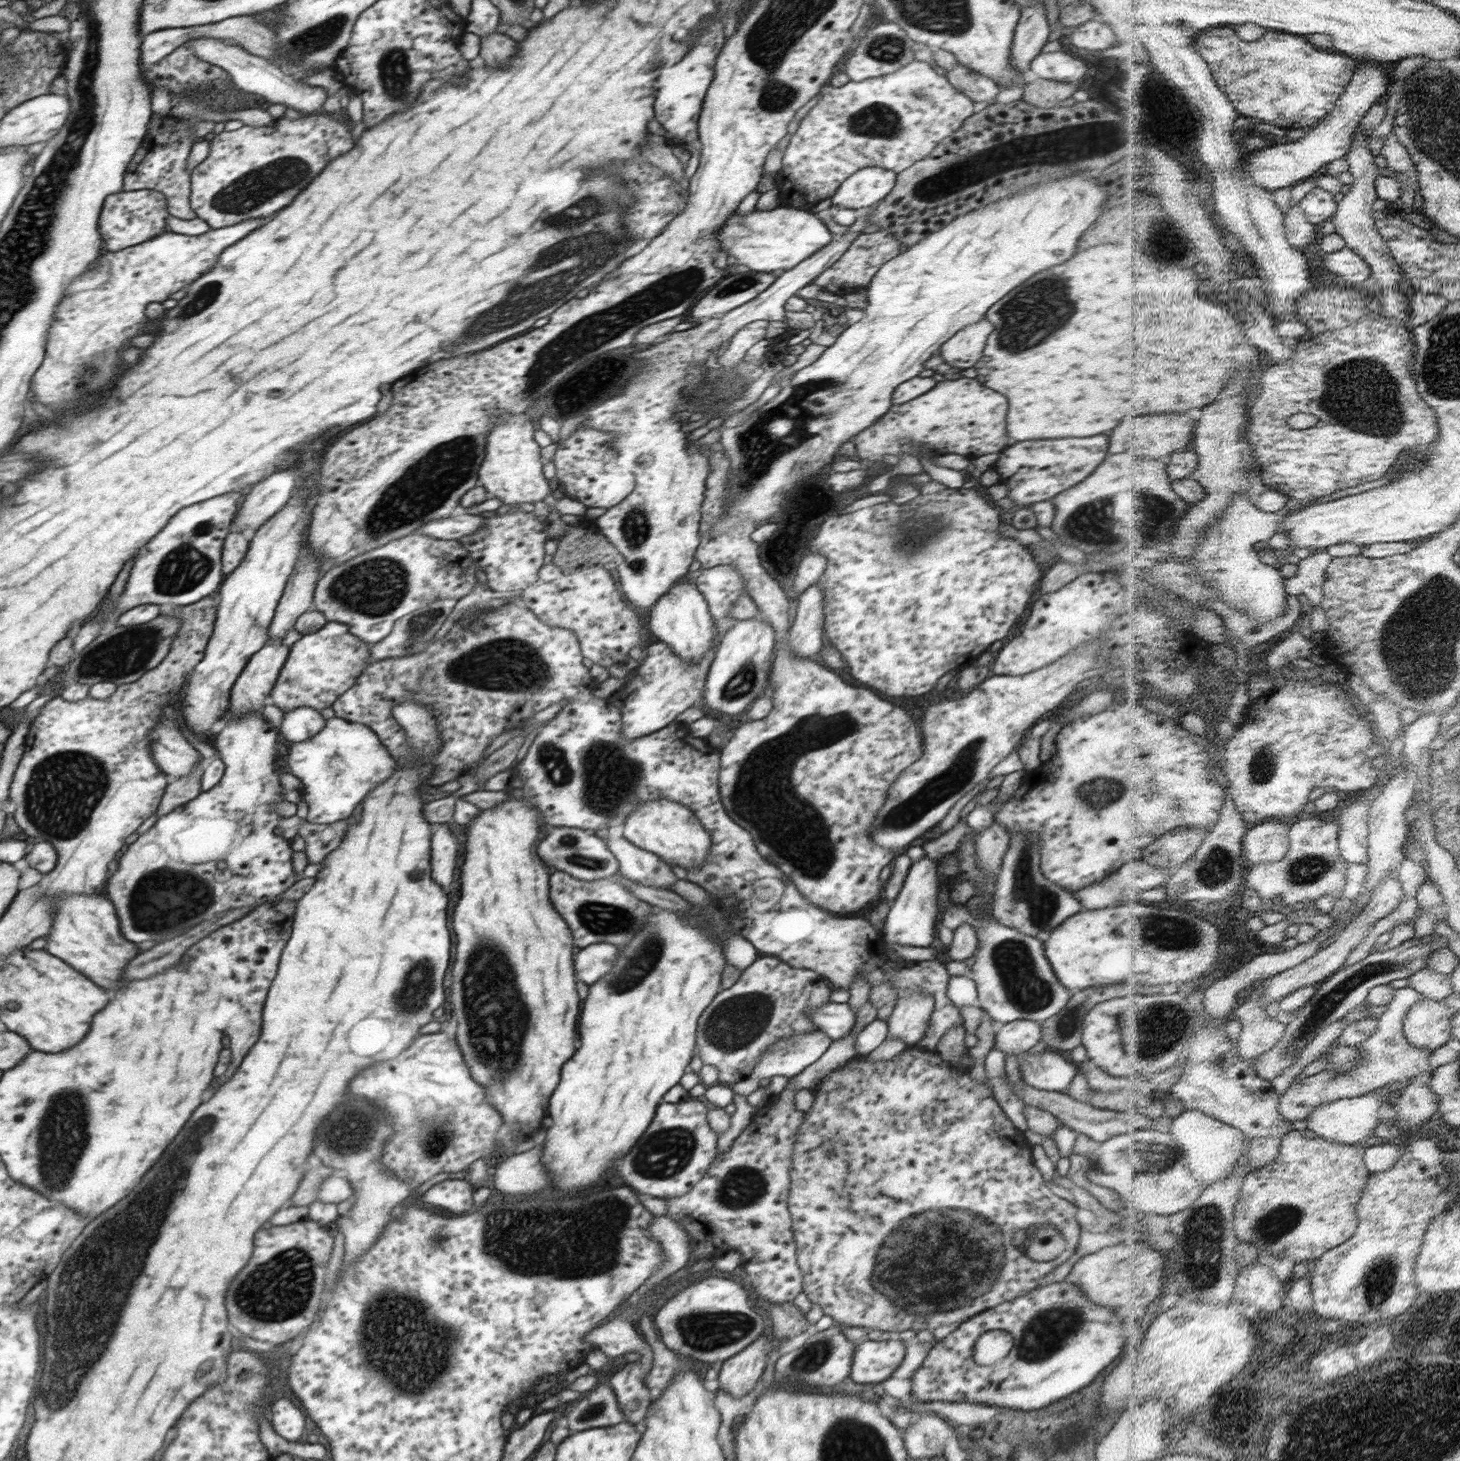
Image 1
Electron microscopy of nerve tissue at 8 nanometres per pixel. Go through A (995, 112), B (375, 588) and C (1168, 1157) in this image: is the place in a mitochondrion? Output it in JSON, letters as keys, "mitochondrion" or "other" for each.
{"A":"other","B":"mitochondrion","C":"mitochondrion"}

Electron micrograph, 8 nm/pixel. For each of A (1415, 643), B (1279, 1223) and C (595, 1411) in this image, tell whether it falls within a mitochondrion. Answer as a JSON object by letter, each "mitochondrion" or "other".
{"A":"mitochondrion","B":"mitochondrion","C":"mitochondrion"}

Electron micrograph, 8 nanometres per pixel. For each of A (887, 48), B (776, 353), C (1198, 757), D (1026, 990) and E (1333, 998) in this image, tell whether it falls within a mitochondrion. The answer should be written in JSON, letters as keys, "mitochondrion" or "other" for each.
{"A":"mitochondrion","B":"other","C":"other","D":"mitochondrion","E":"mitochondrion"}

